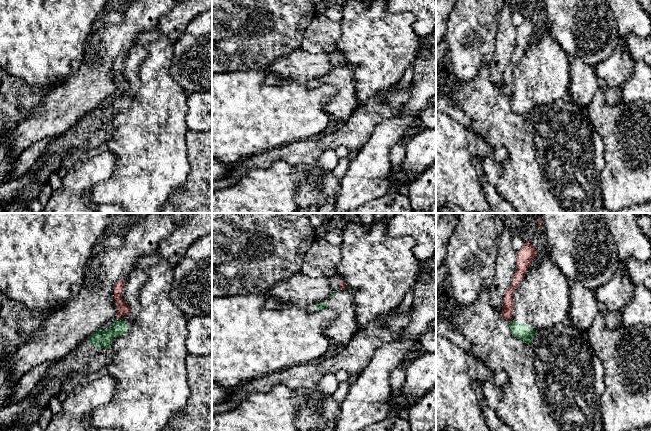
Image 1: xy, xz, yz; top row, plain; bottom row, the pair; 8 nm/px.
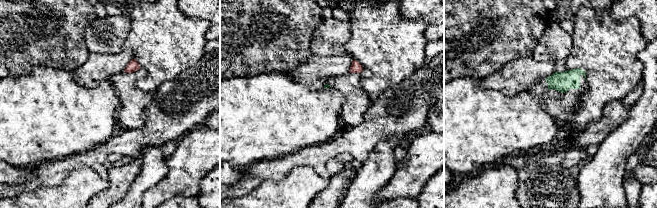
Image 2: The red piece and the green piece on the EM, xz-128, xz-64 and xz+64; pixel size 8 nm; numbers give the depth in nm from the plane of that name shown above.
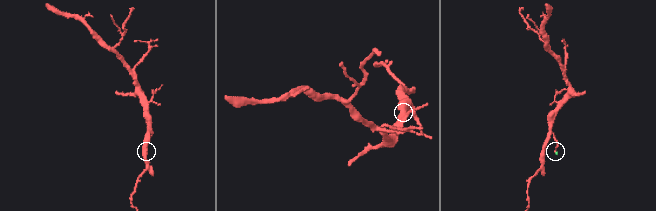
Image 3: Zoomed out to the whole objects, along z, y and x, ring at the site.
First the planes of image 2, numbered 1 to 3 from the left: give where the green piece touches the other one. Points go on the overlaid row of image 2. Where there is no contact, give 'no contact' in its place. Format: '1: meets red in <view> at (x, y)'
1: no contact
2: no contact
3: no contact

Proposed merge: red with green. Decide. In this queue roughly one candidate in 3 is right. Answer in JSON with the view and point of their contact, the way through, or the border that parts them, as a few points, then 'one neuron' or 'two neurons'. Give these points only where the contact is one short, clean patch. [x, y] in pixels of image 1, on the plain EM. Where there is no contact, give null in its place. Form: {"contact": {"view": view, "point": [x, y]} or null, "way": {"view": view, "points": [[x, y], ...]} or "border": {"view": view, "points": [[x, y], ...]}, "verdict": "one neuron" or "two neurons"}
{"contact": {"view": "yz", "point": [510, 95]}, "border": {"view": "yz", "points": [[512, 95], [509, 97]]}, "verdict": "two neurons"}

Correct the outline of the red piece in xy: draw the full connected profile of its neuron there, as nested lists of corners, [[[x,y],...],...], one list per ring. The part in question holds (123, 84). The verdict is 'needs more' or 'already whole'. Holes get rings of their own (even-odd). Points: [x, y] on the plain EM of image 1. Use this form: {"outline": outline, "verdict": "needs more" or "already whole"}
{"outline": [[[122,55],[114,63],[114,75],[117,80],[117,95],[120,95],[122,91],[130,91],[130,83],[122,74],[124,60],[125,56]]], "verdict": "already whole"}

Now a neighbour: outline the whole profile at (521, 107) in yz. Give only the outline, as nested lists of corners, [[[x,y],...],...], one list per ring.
[[[550,30],[536,31],[513,68],[510,109],[531,119],[535,107],[569,99],[571,59]]]

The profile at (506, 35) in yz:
[[[505,4],[496,33],[495,52],[489,65],[491,80],[499,88],[502,87],[504,70],[511,63],[516,47],[517,27],[512,22],[512,14],[511,8]]]

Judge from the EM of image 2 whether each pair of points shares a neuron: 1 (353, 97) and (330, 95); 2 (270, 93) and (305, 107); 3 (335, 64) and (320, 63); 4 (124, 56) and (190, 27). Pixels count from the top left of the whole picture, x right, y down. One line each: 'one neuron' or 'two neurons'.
1: two neurons
2: one neuron
3: one neuron
4: two neurons

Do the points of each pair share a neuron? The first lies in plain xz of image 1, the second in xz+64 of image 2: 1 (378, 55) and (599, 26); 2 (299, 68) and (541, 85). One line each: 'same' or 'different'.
1: same
2: different

